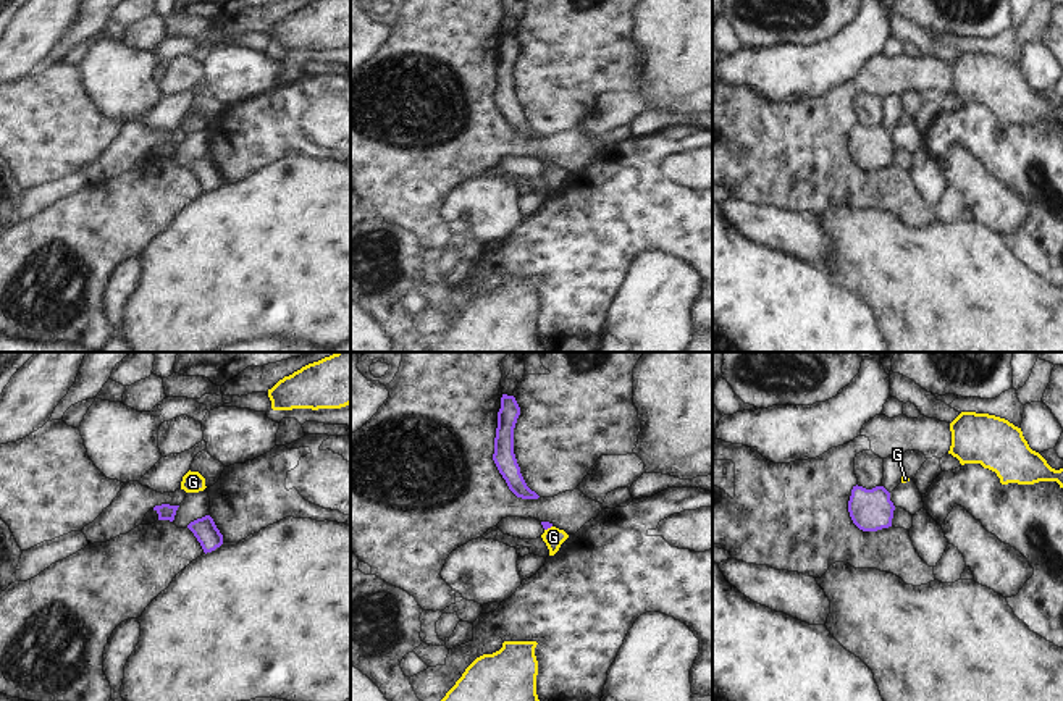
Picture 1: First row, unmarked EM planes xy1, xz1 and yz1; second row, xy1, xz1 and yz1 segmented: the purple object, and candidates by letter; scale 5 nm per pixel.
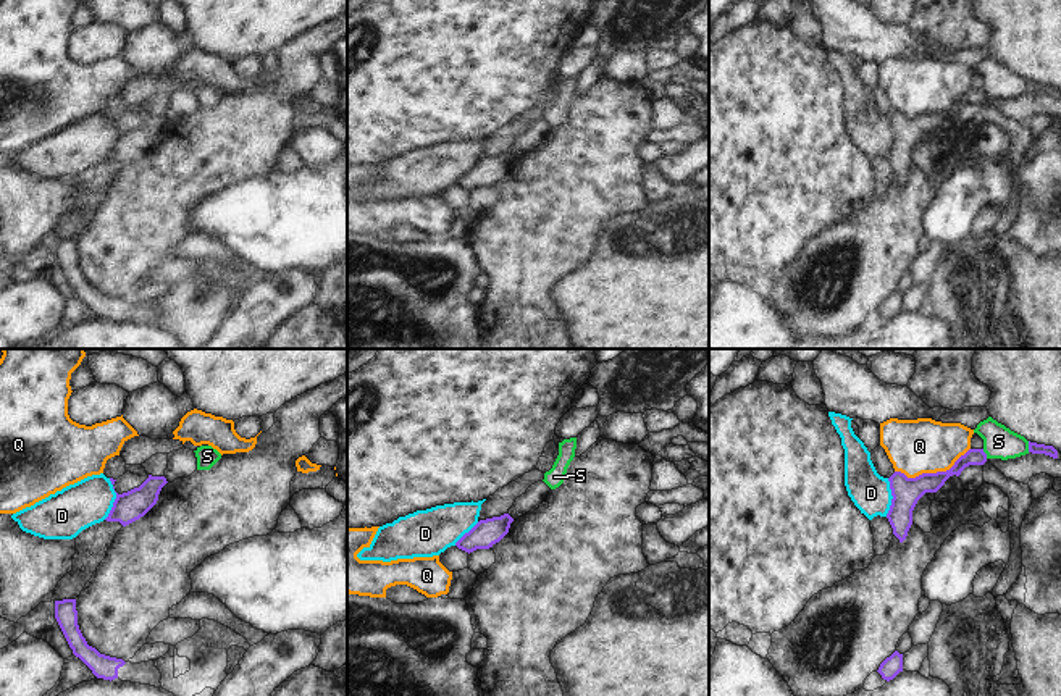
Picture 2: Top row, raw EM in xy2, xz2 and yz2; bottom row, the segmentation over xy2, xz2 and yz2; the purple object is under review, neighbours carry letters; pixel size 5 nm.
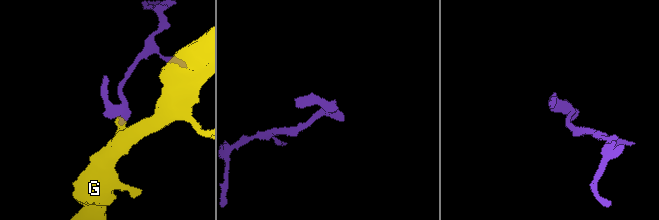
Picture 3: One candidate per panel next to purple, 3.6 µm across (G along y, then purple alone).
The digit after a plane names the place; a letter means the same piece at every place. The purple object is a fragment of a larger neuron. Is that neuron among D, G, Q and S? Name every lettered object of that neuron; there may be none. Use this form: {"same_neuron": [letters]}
{"same_neuron": ["G"]}

